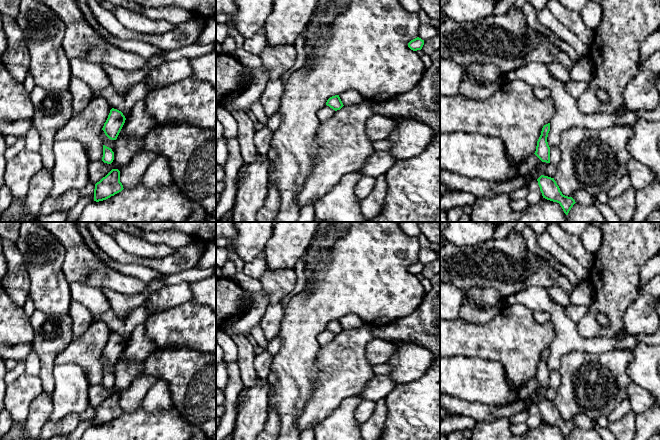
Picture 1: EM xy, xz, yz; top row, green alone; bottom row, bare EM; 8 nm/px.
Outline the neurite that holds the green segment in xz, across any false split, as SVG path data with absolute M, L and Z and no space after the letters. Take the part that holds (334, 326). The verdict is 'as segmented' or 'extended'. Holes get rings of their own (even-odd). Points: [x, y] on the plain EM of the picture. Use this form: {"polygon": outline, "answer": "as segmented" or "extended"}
{"polygon": "M335 319L335 320L330 321L327 324L326 329L335 335L340 334L344 330L339 319Z", "answer": "as segmented"}

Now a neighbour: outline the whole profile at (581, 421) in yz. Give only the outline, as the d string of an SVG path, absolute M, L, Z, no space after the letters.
M576 415L572 422L581 429L594 429L594 422L585 415Z

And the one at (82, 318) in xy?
M72 300L68 315L72 319L74 339L80 337L93 324L94 315L79 302Z

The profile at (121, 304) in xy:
M156 279L147 284L147 289L136 295L123 295L110 289L102 289L108 299L111 310L118 316L126 316L130 311L143 305L149 295L158 292L166 284L161 279Z

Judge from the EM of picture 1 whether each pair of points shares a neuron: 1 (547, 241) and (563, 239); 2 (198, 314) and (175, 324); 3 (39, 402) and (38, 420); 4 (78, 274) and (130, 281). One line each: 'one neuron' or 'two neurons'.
1: two neurons
2: one neuron
3: one neuron
4: one neuron

